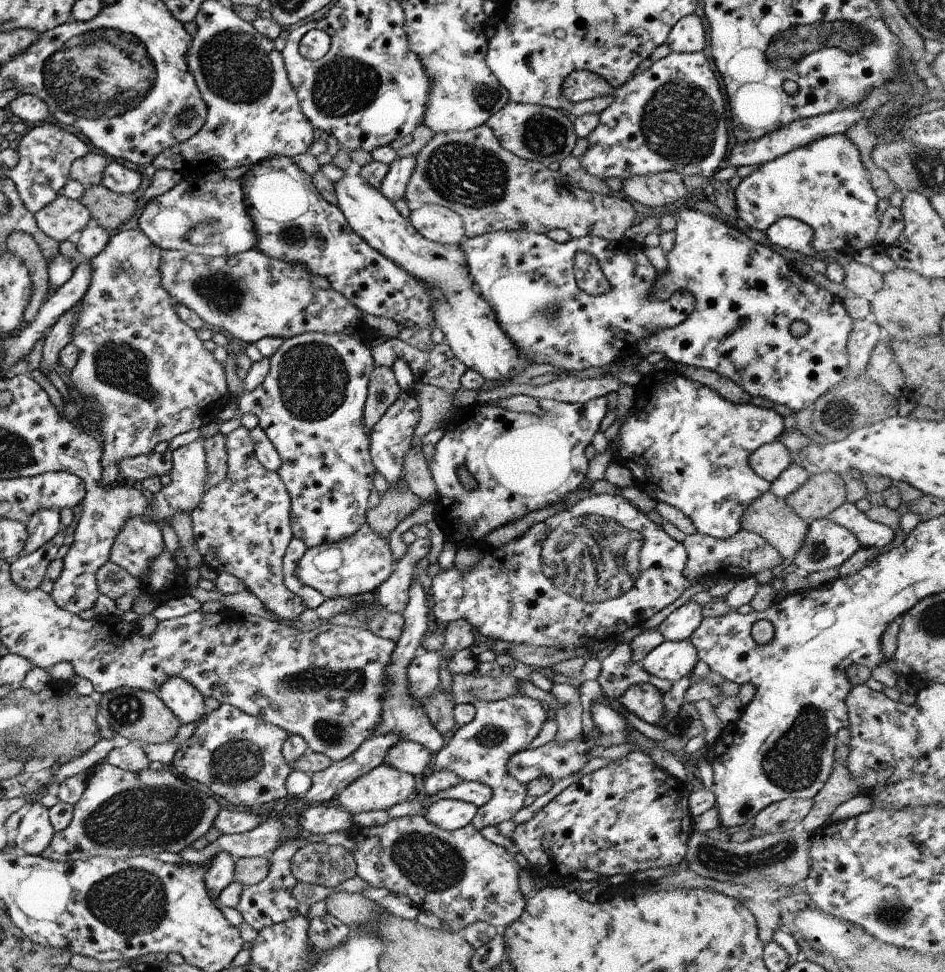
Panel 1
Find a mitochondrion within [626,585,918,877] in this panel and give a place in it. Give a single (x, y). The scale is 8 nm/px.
(793, 762)

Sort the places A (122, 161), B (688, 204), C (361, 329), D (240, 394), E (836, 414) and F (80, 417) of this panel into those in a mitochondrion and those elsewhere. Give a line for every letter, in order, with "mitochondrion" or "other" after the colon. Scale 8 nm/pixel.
A: other
B: other
C: other
D: other
E: mitochondrion
F: other

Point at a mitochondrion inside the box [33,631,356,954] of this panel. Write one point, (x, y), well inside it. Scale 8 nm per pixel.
(150, 816)

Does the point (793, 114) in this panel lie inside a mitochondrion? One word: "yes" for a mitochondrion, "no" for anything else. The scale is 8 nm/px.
no

